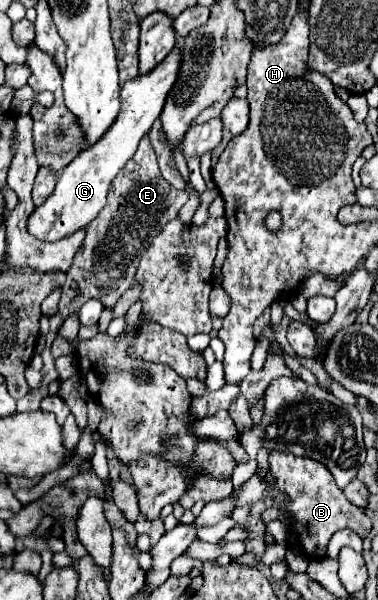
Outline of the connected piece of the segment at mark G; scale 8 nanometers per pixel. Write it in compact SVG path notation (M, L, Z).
M179 44L155 70L151 70L145 76L141 74L123 84L119 92L119 100L121 100L119 116L115 118L111 128L93 146L87 146L59 174L55 192L41 206L37 206L27 220L27 230L31 236L43 242L57 242L73 234L75 230L85 228L103 210L111 180L129 162L129 158L135 154L139 146L139 140L151 130L153 122L159 118L165 98L175 84L177 70L179 70Z

